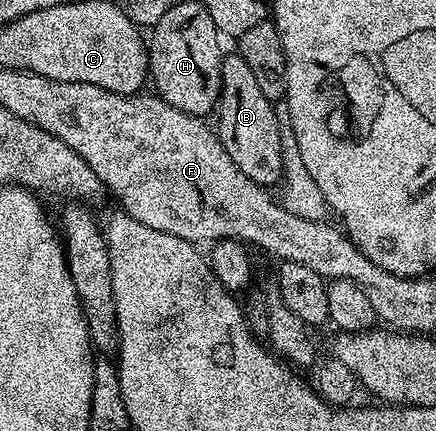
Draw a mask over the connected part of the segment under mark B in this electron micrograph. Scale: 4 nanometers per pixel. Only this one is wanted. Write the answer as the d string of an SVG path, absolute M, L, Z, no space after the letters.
M226 52L221 58L221 99L215 110L215 132L227 155L231 155L235 167L239 167L239 171L243 171L243 175L247 175L247 179L251 179L256 185L266 187L273 187L273 184L276 186L282 180L279 124L273 108L274 102L270 94L262 91L259 79L255 79L255 71L251 71L247 59L243 59L240 52Z

